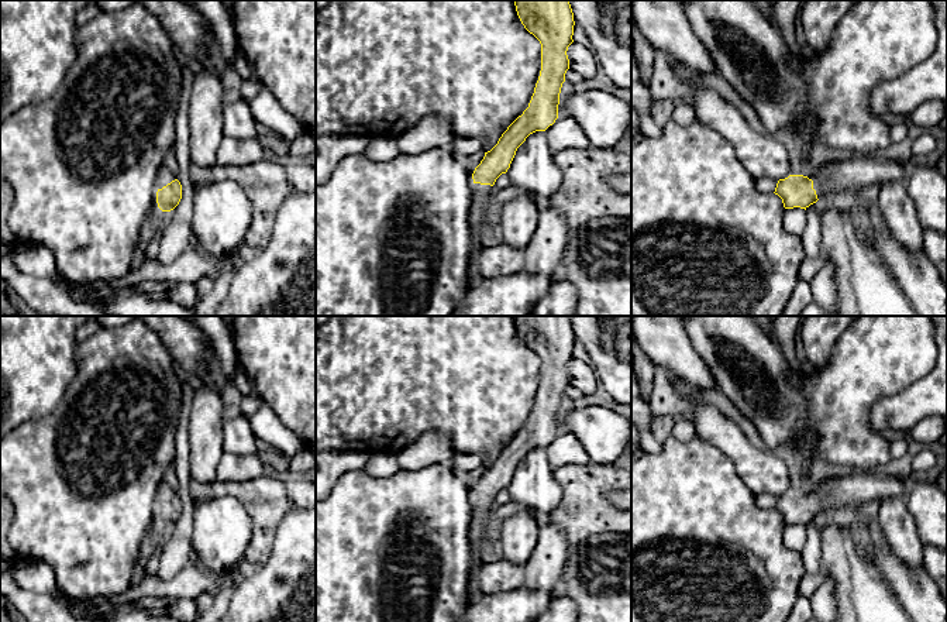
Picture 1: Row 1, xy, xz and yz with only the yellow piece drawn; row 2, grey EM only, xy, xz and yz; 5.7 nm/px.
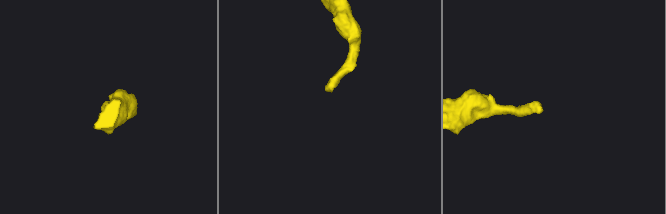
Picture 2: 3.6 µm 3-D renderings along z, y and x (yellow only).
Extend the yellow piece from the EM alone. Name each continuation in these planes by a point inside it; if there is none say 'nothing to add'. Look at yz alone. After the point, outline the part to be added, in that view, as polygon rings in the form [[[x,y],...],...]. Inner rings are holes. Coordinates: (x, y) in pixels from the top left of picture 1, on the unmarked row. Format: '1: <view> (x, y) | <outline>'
1: yz (840, 495) | [[[865,471],[857,475],[836,477],[812,489],[817,515],[848,515],[867,502],[903,496],[909,492],[908,480],[885,475],[881,471]]]

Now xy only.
1: xy (164, 492) | [[[161,482],[156,489],[156,504],[162,505],[168,499],[176,495],[176,491],[172,489],[171,485]]]

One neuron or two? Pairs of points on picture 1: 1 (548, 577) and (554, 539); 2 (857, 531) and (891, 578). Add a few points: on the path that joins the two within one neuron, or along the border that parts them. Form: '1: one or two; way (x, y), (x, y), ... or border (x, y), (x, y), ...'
1: one; way (548, 567), (551, 549)
2: one; way (865, 542), (887, 567)

